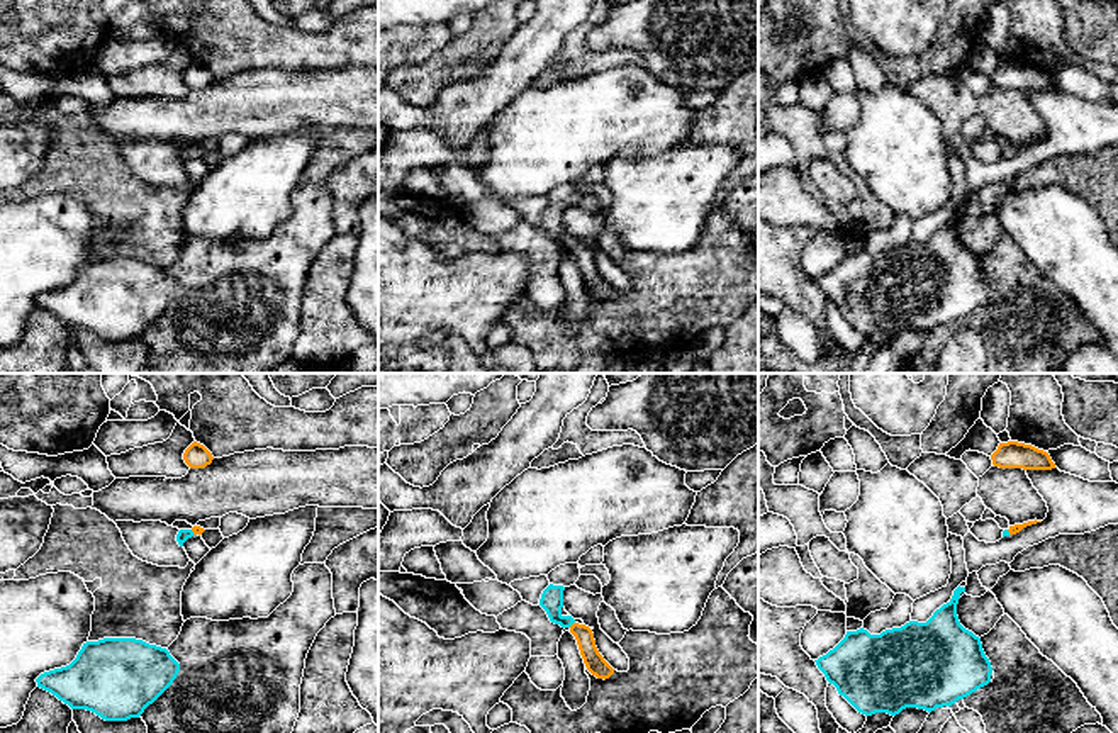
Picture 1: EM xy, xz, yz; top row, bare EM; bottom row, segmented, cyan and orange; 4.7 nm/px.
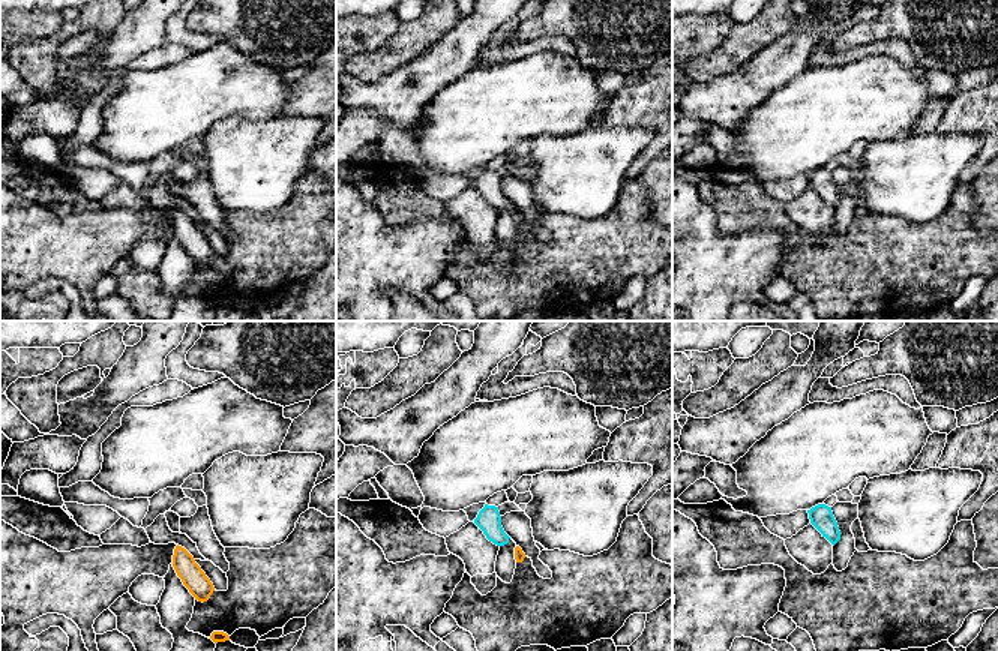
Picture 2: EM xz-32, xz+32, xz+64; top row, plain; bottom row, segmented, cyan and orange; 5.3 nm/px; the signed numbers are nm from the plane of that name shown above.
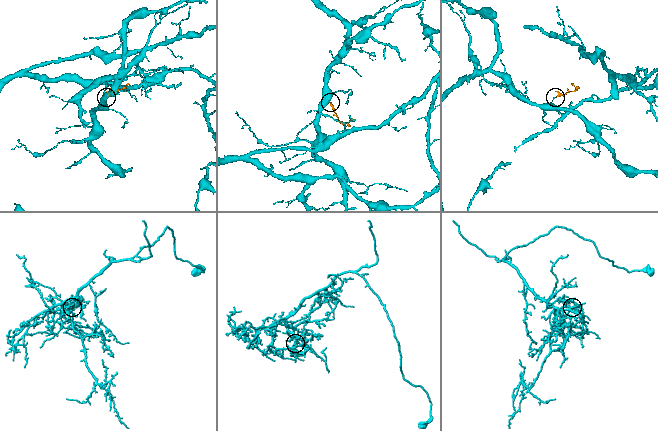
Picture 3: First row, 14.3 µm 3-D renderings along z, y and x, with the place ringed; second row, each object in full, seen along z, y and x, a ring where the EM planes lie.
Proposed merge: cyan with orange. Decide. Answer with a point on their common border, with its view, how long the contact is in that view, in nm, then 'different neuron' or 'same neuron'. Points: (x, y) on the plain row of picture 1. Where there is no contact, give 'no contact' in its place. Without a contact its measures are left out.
xz (570, 245) | 40 nm | same neuron

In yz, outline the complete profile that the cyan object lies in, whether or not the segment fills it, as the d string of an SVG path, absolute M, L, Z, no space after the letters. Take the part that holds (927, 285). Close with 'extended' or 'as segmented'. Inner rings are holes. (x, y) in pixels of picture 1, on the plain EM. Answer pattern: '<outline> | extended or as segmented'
M965 207L926 243L870 255L860 248L816 282L858 333L899 334L906 327L928 333L952 326L991 302L992 287L981 258L965 249L957 224Z | as segmented

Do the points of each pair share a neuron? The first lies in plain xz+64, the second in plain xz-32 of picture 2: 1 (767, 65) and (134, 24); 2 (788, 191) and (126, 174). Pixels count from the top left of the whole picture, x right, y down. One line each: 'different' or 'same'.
1: same
2: different

